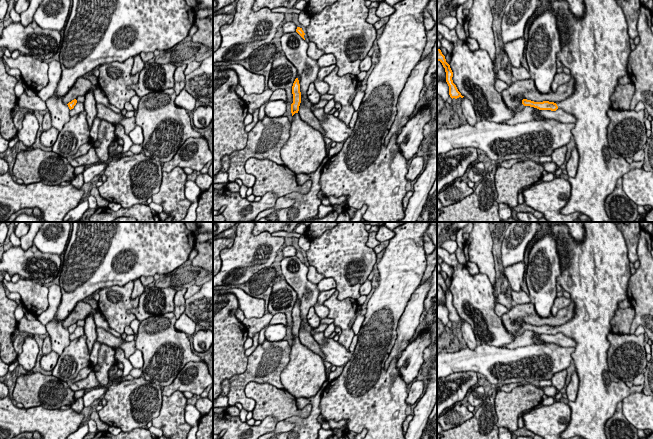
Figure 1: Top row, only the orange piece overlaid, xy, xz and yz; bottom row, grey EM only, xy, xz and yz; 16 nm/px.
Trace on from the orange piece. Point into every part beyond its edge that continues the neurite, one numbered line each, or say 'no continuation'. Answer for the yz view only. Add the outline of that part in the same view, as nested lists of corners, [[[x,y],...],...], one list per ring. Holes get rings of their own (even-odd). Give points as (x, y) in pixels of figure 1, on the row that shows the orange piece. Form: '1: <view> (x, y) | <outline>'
1: yz (595, 48) | [[[565,0],[552,2],[561,42],[557,59],[570,70],[575,80],[574,93],[556,104],[558,109],[576,118],[571,132],[579,153],[577,173],[568,179],[571,196],[560,213],[570,215],[579,212],[588,216],[591,222],[611,222],[605,210],[605,199],[614,191],[620,177],[644,165],[644,161],[628,163],[626,159],[615,158],[607,139],[610,123],[607,112],[611,108],[611,96],[619,84],[618,80],[628,75],[630,37],[625,15],[616,0],[583,0],[583,3],[584,15],[577,19]]]

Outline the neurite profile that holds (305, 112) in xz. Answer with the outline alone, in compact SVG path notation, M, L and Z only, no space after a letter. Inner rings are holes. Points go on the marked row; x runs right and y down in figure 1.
M308 98L301 100L298 111L299 116L304 122L309 124L314 129L320 131L324 135L325 131L320 125L319 119L313 114L311 106L312 103L308 100Z

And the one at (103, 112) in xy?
M97 104L97 116L100 119L106 120L114 125L121 124L125 129L126 135L128 135L137 126L134 116L126 118L121 113L116 113L103 104Z

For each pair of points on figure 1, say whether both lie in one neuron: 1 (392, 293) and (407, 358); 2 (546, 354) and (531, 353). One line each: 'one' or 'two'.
1: two
2: one

